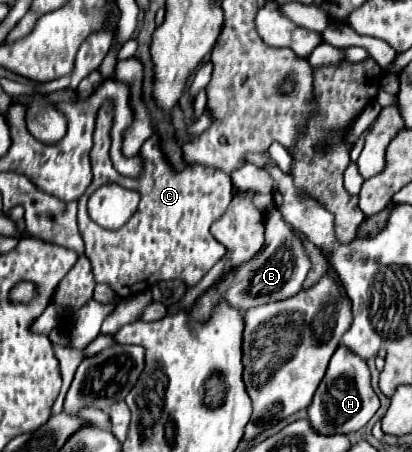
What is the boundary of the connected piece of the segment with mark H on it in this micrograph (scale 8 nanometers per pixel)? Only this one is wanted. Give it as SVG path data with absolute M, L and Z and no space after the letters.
M338 347L338 351L332 355L328 371L320 383L320 387L314 393L314 399L308 407L308 421L312 429L320 435L336 435L336 433L356 433L360 431L378 411L380 401L370 385L370 369L368 365L350 353L344 347Z

